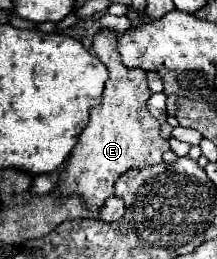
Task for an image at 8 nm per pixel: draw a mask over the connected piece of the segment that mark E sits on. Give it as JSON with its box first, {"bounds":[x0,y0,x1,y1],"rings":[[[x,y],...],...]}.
{"bounds":[51,29,169,219],"rings":[[[111,29],[99,31],[93,39],[93,51],[109,71],[103,103],[93,107],[89,125],[79,135],[77,145],[69,155],[69,163],[59,175],[51,195],[79,195],[89,207],[91,219],[97,219],[105,201],[115,195],[115,181],[131,169],[145,169],[161,163],[163,153],[169,151],[169,141],[161,139],[159,123],[145,107],[147,99],[151,97],[151,91],[147,89],[147,73],[141,69],[127,69],[121,63],[117,51],[117,33]]]}

